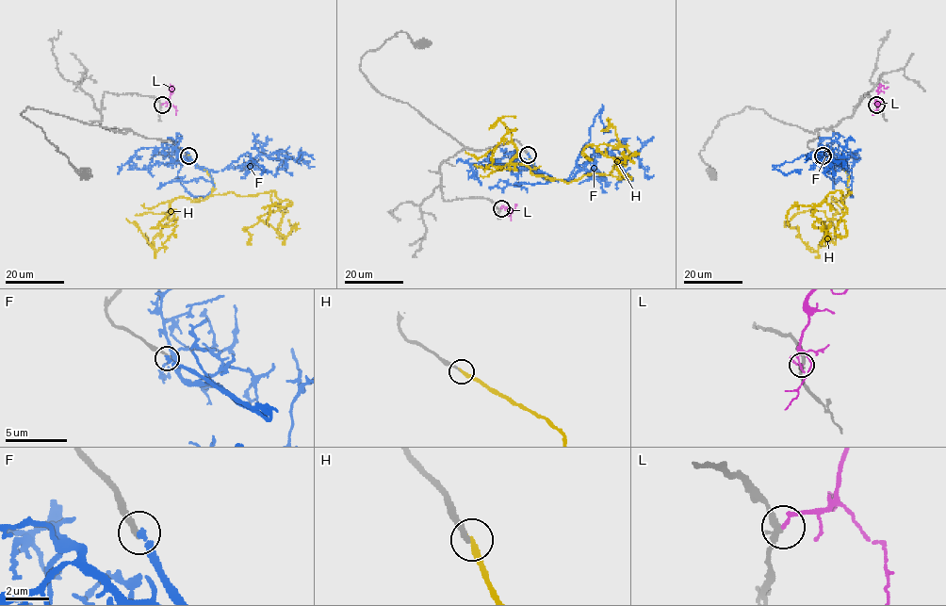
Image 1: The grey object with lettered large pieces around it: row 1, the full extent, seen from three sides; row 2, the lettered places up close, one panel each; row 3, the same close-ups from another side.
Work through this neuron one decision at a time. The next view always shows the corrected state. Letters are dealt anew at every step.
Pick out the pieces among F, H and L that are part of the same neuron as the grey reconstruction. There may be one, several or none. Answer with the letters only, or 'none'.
H

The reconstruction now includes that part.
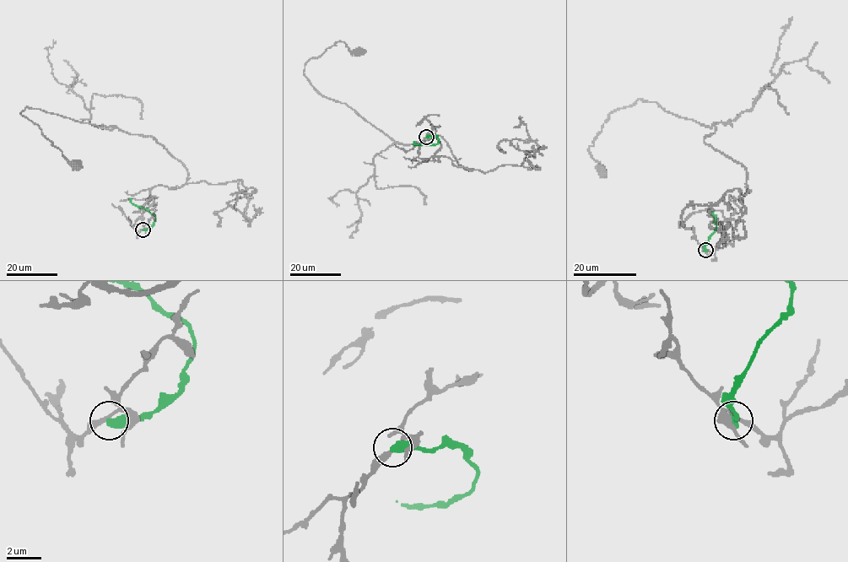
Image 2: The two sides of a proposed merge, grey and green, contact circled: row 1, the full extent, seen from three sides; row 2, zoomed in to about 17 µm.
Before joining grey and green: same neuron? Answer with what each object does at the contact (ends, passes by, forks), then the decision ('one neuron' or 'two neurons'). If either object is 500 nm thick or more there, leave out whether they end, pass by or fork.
two neurons

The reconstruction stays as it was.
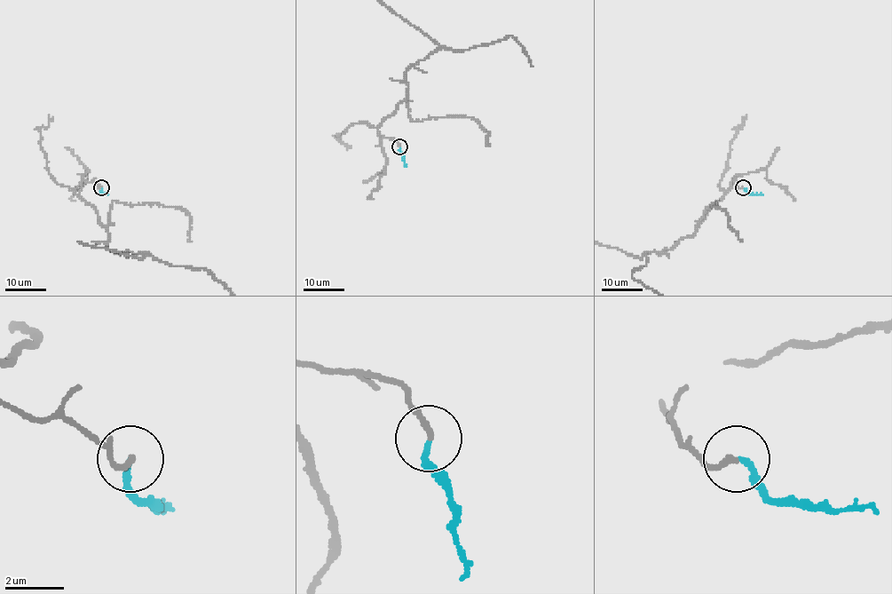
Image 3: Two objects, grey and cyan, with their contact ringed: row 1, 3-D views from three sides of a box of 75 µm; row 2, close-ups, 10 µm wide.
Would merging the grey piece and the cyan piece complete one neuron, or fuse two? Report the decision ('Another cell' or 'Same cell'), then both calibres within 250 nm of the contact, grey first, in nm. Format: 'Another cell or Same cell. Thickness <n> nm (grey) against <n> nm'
Same cell. Thickness 170 nm (grey) against 180 nm

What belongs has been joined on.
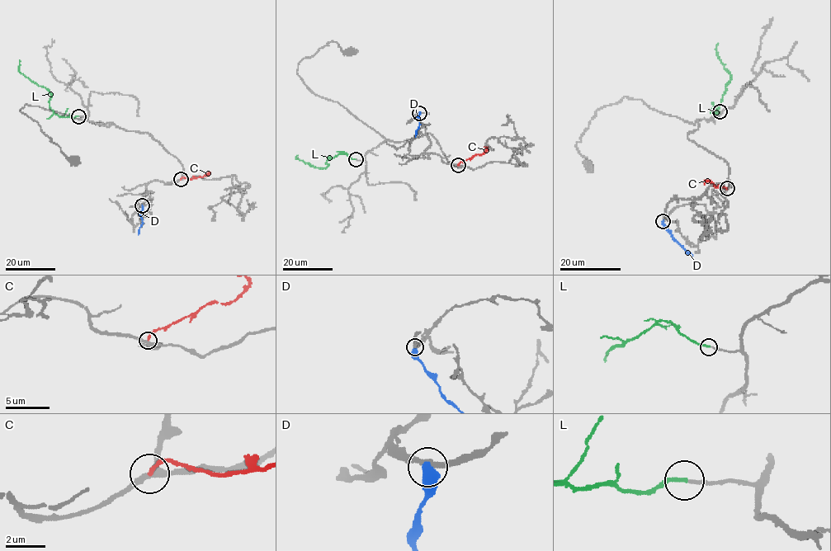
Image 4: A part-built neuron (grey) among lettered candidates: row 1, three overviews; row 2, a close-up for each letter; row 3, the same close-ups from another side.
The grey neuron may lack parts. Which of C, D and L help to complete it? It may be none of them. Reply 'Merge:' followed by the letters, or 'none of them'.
Merge: L

